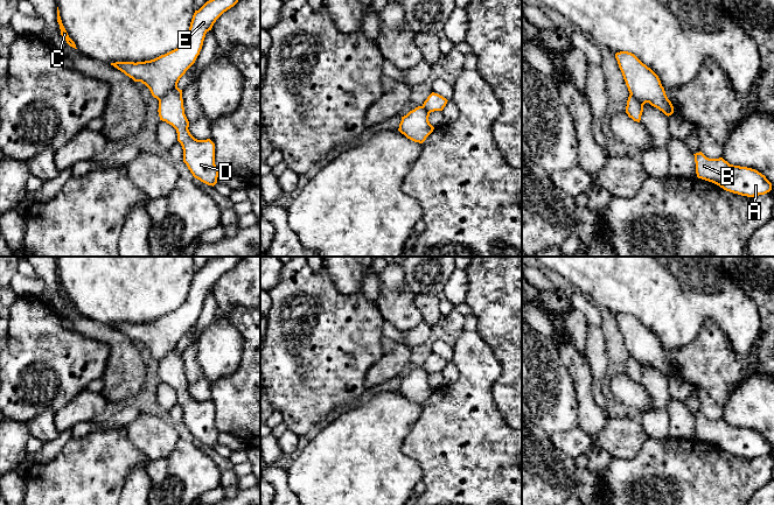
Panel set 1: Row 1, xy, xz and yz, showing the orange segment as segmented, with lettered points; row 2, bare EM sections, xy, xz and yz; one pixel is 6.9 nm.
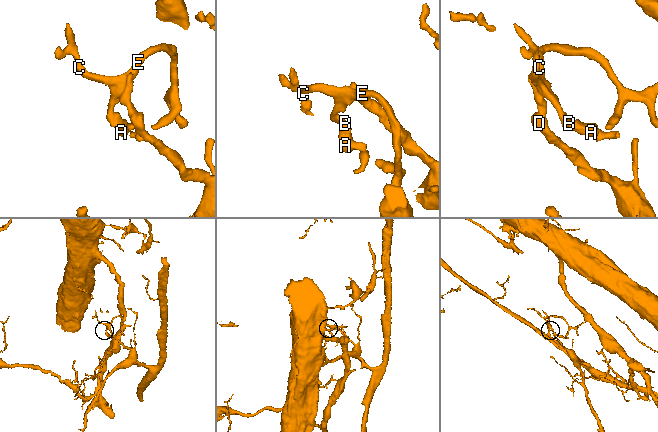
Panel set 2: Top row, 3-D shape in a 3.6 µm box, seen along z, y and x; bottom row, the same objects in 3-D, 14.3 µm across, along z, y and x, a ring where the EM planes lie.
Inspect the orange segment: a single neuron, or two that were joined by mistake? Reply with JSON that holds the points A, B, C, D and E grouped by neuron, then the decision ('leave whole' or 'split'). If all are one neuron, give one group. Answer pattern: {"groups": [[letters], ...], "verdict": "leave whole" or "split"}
{"groups": [["A", "B", "C", "E"], ["D"]], "verdict": "split"}

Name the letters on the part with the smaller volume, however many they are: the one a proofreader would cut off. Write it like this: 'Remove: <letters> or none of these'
Remove: D

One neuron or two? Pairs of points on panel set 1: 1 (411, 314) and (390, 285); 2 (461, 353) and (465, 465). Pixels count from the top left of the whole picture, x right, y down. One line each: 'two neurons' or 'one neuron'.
1: one neuron
2: one neuron

